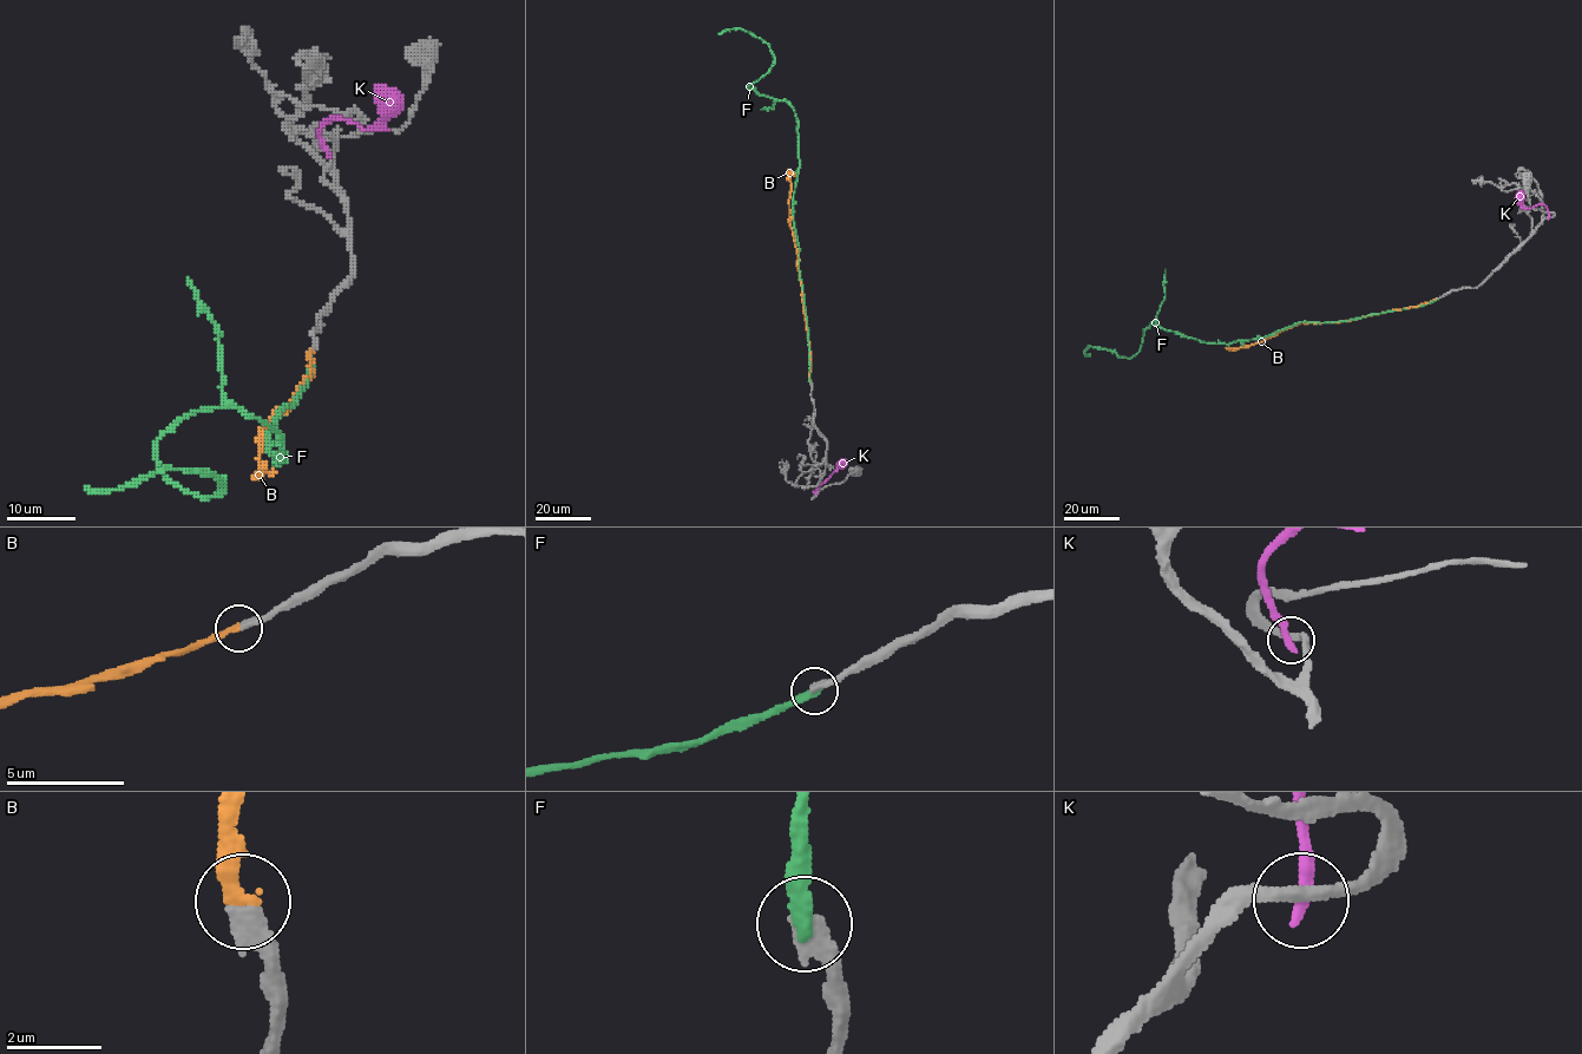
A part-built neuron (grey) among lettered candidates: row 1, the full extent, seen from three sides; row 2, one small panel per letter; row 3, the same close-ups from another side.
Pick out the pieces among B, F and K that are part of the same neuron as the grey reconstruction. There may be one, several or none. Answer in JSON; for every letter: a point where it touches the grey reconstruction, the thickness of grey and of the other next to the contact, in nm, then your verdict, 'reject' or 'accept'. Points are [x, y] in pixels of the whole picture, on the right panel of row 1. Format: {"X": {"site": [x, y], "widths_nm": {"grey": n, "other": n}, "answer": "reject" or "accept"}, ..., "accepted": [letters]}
{"B": {"site": [1436, 299], "widths_nm": {"grey": 380, "other": 320}, "answer": "reject"}, "F": {"site": [1437, 299], "widths_nm": {"grey": 380, "other": 360}, "answer": "reject"}, "K": {"site": [1549, 218], "widths_nm": {"grey": 260, "other": 320}, "answer": "reject"}, "accepted": []}

